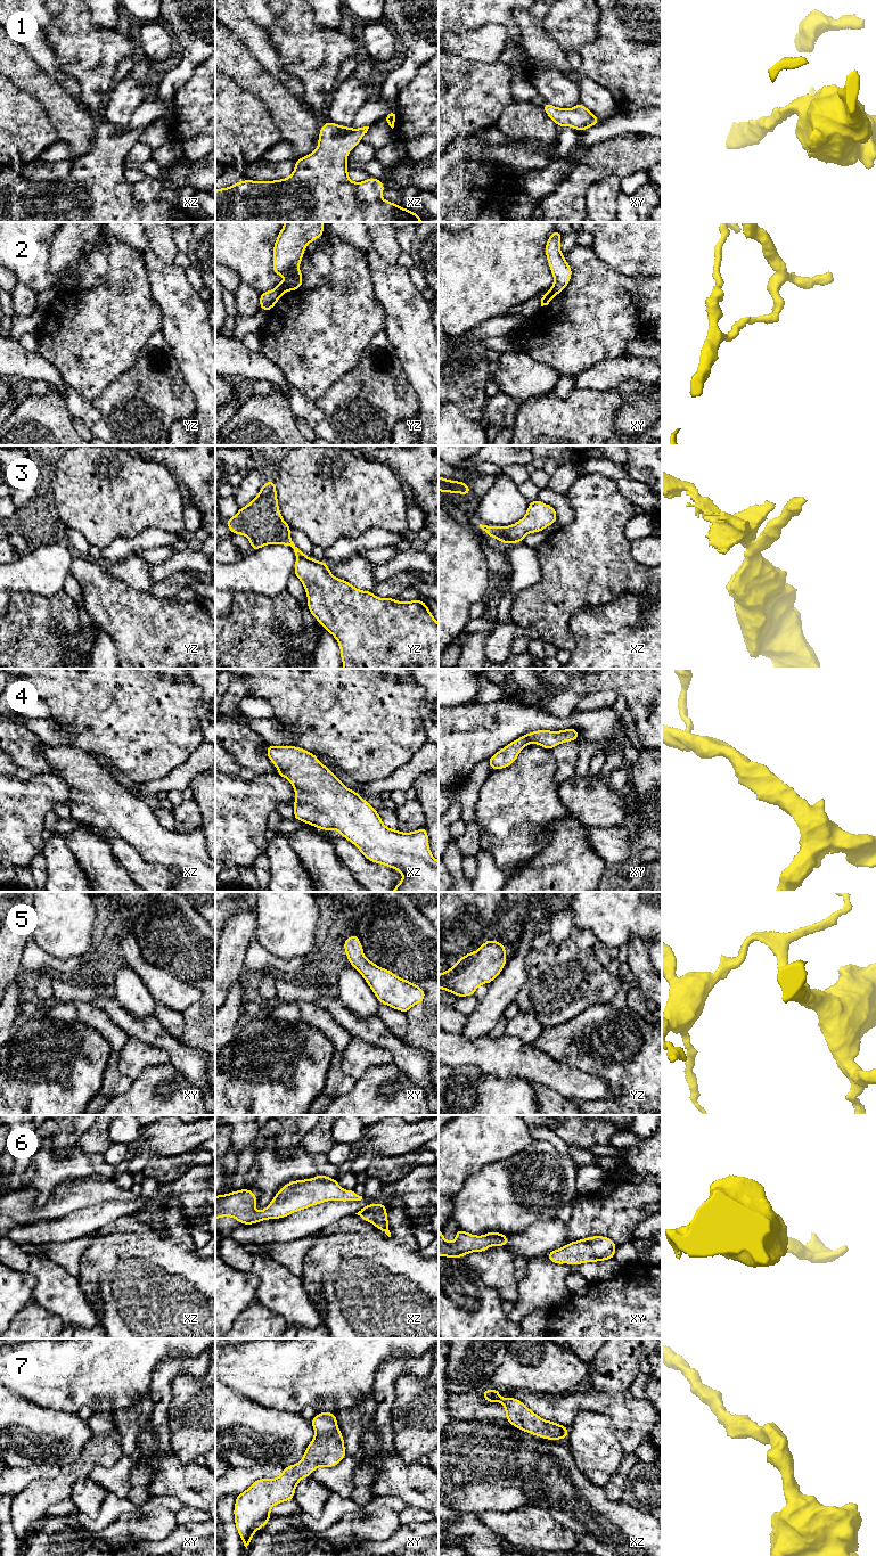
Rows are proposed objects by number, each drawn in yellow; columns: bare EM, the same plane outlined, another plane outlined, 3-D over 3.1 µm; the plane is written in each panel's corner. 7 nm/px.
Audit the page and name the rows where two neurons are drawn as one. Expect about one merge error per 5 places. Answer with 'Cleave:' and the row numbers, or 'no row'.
Cleave: 2, 3

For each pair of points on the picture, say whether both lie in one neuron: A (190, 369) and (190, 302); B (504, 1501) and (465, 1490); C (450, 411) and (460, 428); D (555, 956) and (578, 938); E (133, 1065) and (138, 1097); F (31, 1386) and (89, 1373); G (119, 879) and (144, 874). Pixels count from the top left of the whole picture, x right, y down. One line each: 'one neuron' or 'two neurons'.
A: one neuron
B: one neuron
C: one neuron
D: two neurons
E: two neurons
F: one neuron
G: two neurons

